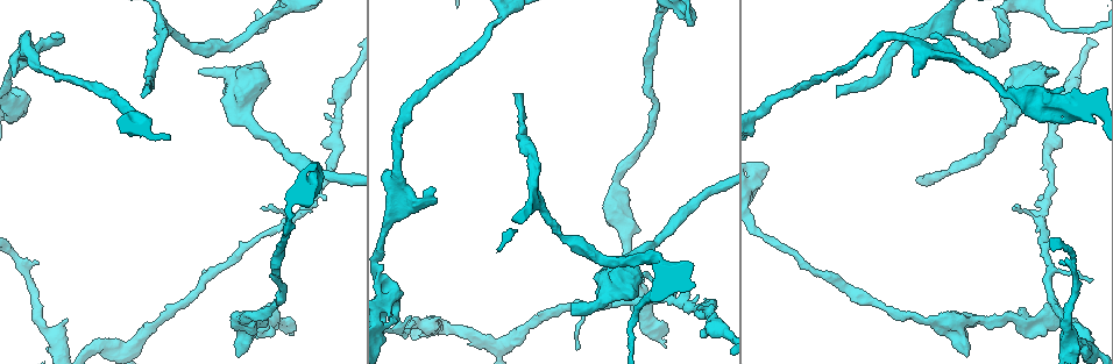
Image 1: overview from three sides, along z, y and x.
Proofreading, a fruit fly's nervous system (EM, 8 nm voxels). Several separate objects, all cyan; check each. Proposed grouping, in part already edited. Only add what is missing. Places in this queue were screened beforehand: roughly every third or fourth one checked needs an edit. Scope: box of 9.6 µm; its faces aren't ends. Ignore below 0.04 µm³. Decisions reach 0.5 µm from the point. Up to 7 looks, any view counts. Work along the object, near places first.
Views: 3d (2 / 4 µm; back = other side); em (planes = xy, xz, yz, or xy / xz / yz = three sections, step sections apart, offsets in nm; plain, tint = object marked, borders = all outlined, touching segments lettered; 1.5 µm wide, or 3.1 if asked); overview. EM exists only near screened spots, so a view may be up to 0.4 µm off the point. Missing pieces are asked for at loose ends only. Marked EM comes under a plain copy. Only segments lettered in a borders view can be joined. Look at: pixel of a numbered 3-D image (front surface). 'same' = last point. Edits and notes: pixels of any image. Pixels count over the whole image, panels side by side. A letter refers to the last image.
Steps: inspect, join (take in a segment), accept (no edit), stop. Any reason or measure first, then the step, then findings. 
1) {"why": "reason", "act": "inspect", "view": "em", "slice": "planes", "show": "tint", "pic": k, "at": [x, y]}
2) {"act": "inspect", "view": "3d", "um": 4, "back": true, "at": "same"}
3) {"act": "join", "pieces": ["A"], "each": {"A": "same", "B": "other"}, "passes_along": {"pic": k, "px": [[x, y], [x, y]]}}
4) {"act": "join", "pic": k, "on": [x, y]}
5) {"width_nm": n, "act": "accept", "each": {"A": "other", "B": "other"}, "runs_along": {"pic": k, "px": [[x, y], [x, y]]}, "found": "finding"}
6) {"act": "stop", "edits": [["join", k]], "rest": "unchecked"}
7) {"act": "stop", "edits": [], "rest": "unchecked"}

{"why": "branch stops here", "act": "inspect", "view": "3d", "um": 2, "back": true, "pic": 1, "at": [574, 314]}

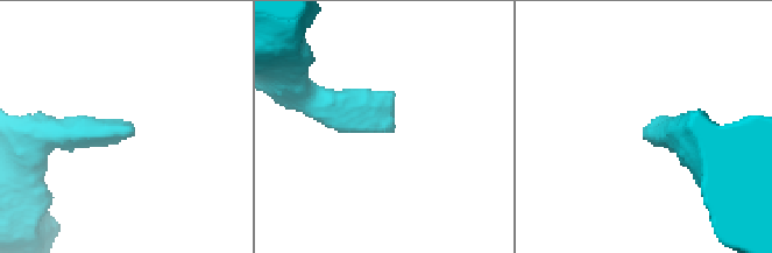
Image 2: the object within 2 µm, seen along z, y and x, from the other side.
{"why": "now the EM", "act": "inspect", "view": "em", "slice": "planes", "show": "borders", "pic": 2, "at": [652, 134]}

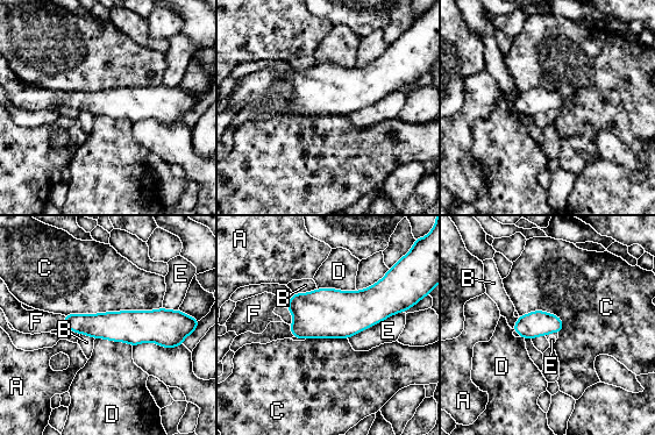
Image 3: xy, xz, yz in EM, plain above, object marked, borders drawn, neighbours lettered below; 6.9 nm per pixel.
{"width_nm": 180, "act": "join", "pieces": ["F"], "each": {"A": "other", "B": "other", "C": "other", "D": "other", "E": "other", "F": "same"}, "found": "the neuron continues"}

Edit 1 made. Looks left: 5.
{"why": "redraw", "act": "inspect", "view": "overview"}

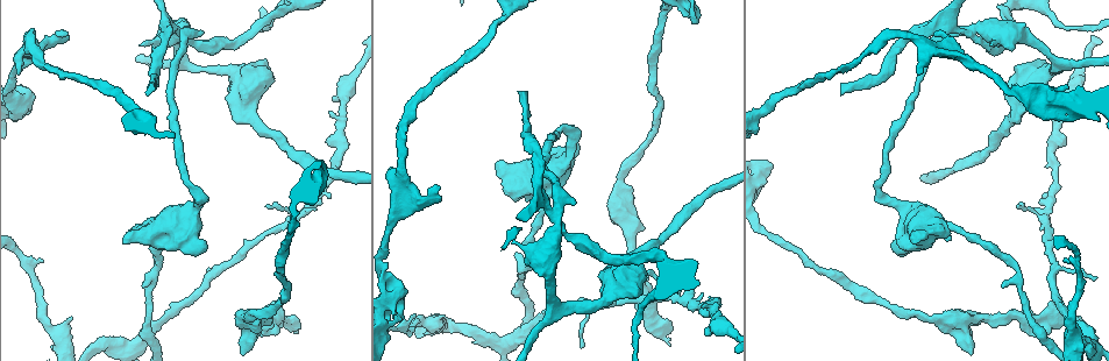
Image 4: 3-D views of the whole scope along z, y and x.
{"why": "long arm stops here", "act": "inspect", "view": "em", "slice": "planes", "show": "tint", "pic": 4, "at": [841, 92]}

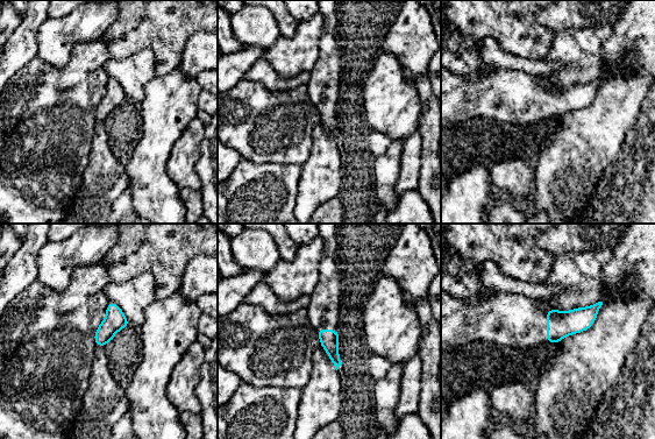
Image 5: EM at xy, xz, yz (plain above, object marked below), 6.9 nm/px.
{"why": "see the neighbours", "act": "inspect", "view": "em", "slice": "planes", "show": "borders", "at": "same"}

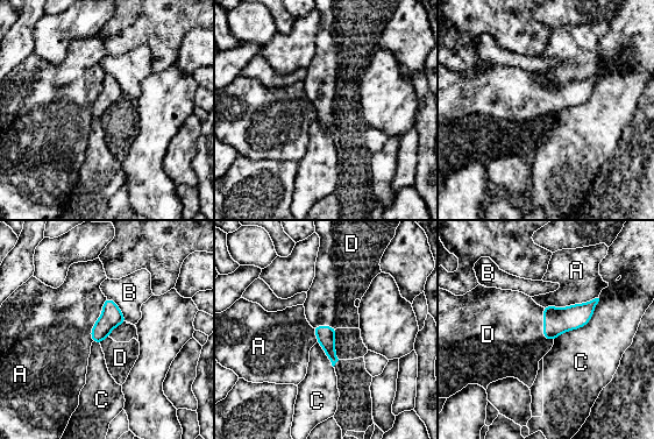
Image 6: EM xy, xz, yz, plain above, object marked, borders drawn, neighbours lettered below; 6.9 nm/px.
{"act": "join", "pieces": ["D"], "each": {"A": "other", "B": "other", "C": "other", "D": "same"}, "found": "it goes on there"}

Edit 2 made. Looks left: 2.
{"act": "inspect", "view": "overview"}

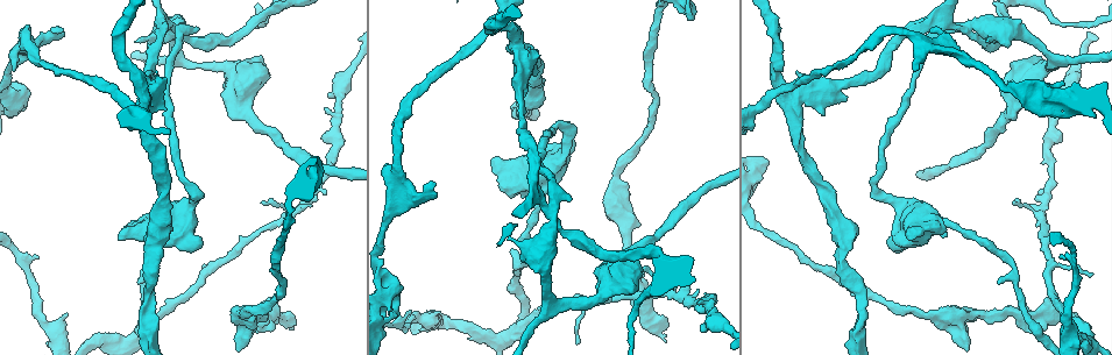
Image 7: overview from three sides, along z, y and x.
{"why": "free end", "act": "inspect", "view": "em", "slice": "planes", "show": "borders", "pic": 7, "at": [691, 18]}

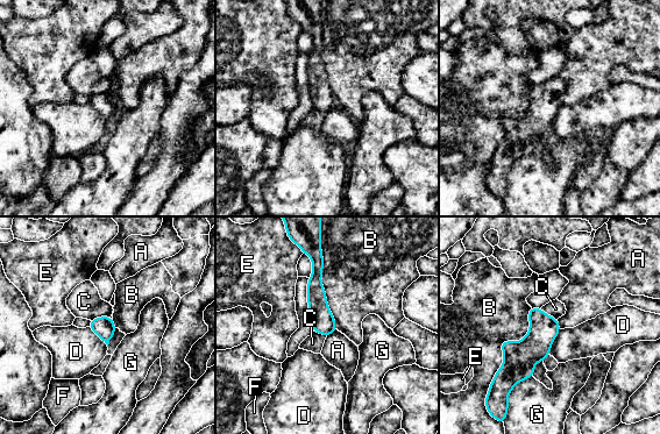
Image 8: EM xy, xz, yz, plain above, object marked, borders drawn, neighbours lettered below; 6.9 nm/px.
{"width_nm": 150, "act": "accept", "each": {"A": "other", "B": "other", "C": "other", "D": "other", "E": "other", "F": "other", "G": "other"}, "runs_along": {"pic": 8, "px": [[316, 260], [317, 304], [327, 332]]}, "found": "no lettered segment goes on from it"}

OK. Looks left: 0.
{"act": "stop", "edits": [["join", 3], ["join", 6]], "rest": "unchecked"}

